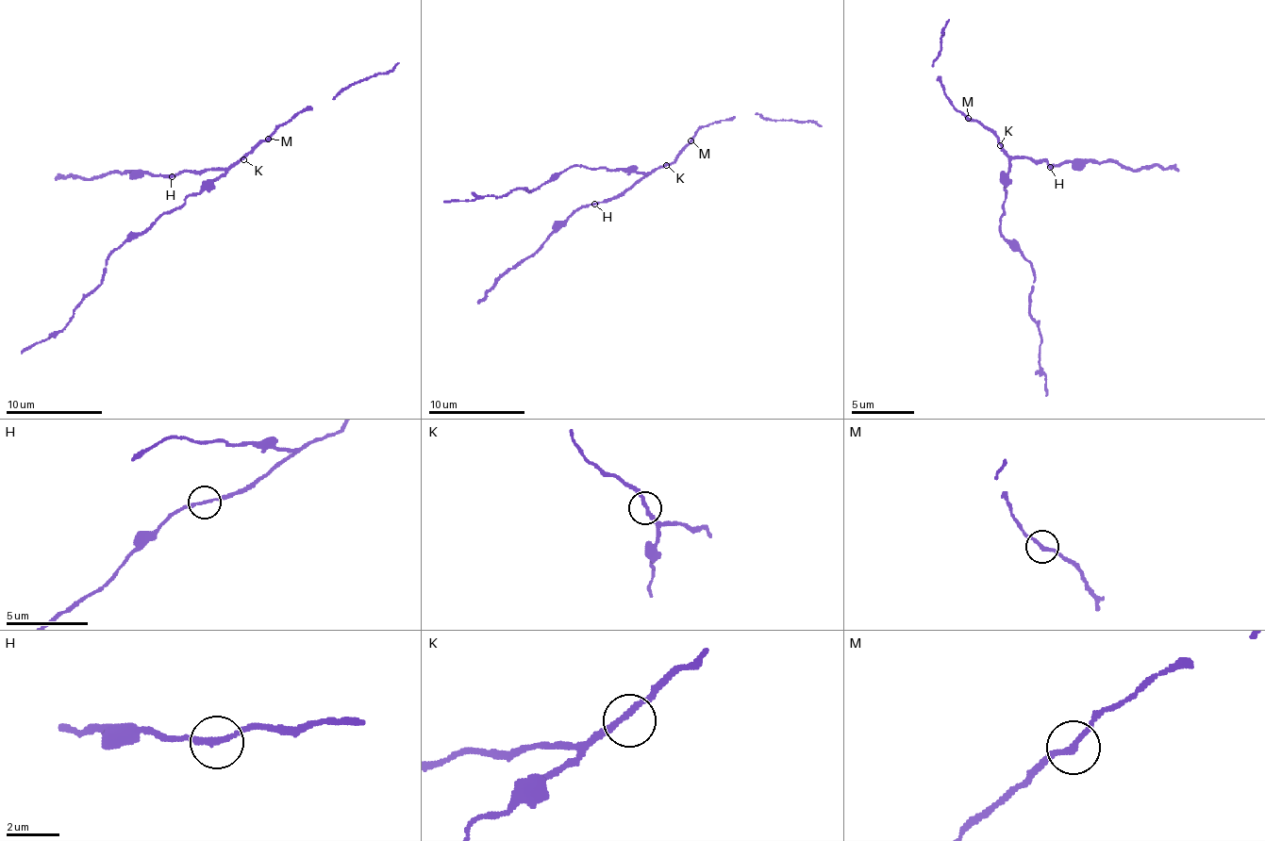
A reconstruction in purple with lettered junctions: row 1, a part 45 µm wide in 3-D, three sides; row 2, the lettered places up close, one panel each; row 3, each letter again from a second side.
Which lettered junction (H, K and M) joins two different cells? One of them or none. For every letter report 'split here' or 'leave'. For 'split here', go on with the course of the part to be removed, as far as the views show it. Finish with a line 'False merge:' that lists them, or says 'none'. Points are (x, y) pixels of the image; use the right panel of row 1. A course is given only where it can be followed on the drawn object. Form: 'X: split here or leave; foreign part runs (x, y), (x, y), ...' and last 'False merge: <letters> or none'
H: leave
K: leave
M: leave
False merge: none

